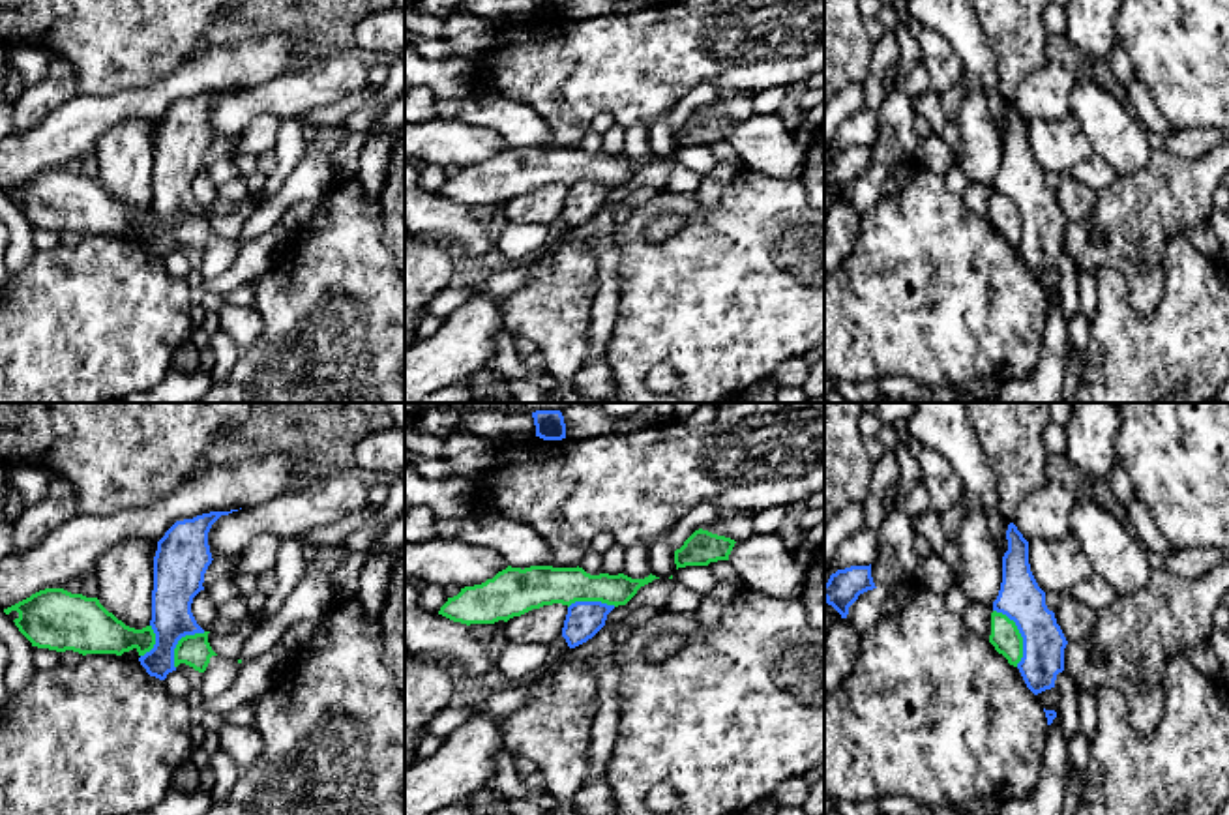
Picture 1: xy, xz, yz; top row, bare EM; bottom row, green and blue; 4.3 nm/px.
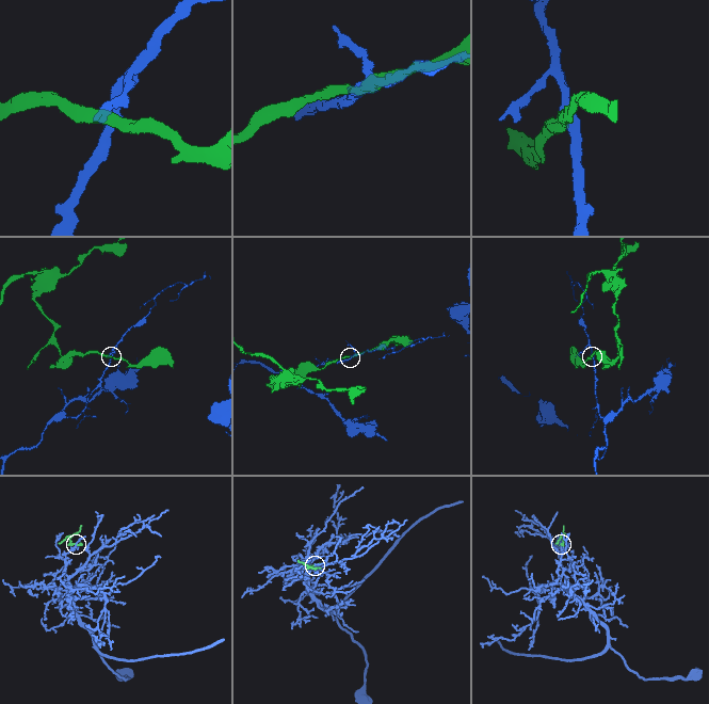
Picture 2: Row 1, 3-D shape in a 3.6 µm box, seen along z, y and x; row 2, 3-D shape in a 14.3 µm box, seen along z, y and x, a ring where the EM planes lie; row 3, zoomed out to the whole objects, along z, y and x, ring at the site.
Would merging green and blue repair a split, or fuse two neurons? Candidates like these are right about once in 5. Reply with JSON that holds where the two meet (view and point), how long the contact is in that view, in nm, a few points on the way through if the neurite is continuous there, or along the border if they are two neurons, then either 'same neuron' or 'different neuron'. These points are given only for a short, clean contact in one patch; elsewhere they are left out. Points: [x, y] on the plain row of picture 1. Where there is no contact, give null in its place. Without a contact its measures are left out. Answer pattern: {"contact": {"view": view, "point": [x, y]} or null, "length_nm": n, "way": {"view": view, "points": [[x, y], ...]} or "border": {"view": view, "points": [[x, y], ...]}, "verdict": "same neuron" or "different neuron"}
{"contact": {"view": "yz", "point": [1020, 214]}, "length_nm": 260, "border": {"view": "yz", "points": [[993, 190], [1006, 195], [1021, 218], [1021, 240], [1018, 246]]}, "verdict": "different neuron"}

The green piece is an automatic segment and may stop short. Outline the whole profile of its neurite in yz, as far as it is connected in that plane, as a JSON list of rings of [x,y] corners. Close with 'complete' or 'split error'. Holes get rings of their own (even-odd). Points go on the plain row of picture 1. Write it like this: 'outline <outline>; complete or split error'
outline [[[993,191],[989,223],[1008,240],[1010,245],[1017,247],[1023,238],[1023,217],[1014,200]]]; complete

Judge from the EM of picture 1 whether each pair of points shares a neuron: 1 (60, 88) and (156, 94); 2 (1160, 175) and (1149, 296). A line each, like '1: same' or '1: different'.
1: different
2: same

